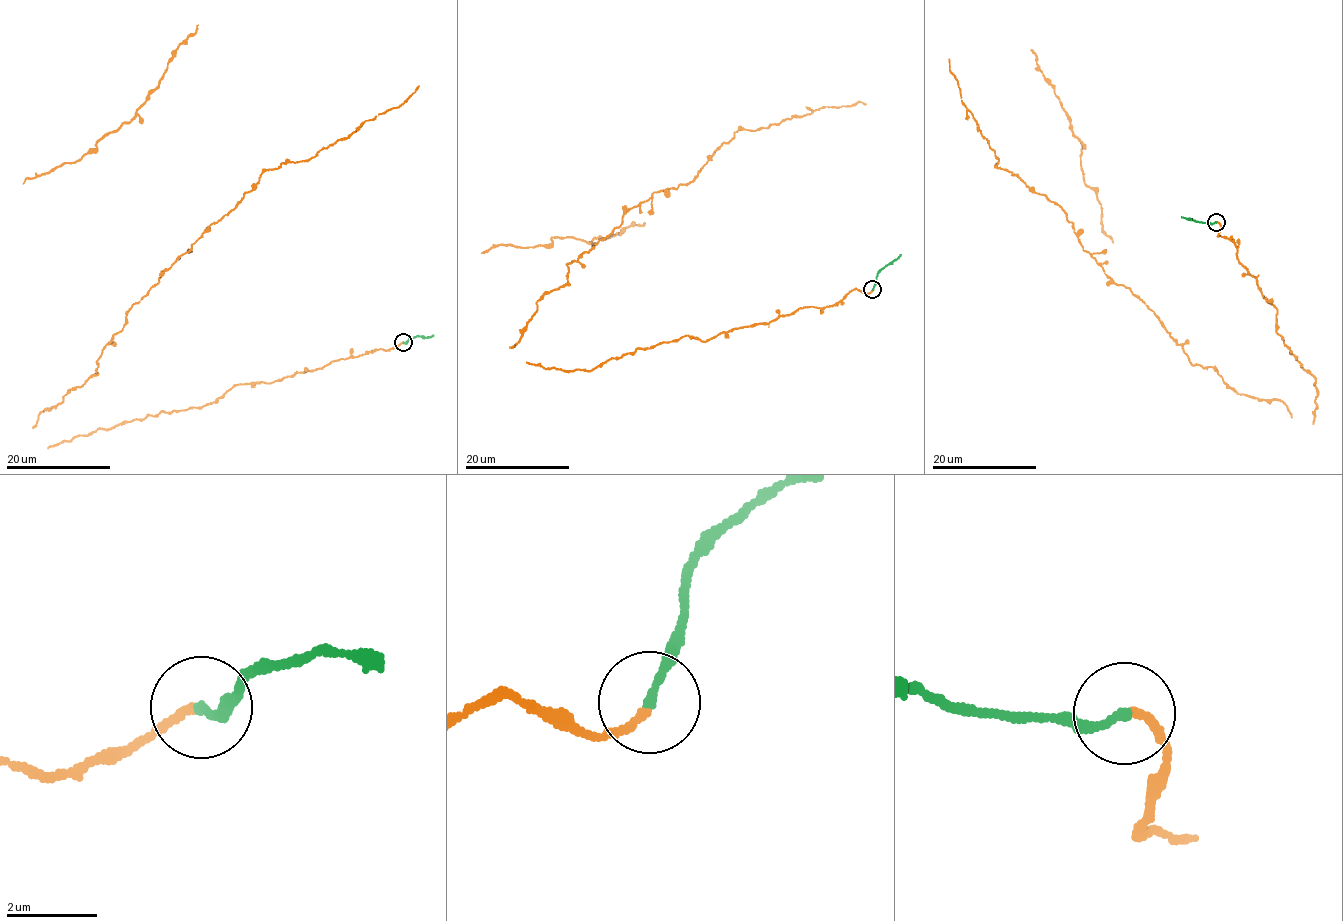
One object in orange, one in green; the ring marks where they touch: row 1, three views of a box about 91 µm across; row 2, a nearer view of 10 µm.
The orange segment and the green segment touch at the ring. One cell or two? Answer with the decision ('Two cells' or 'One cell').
One cell

